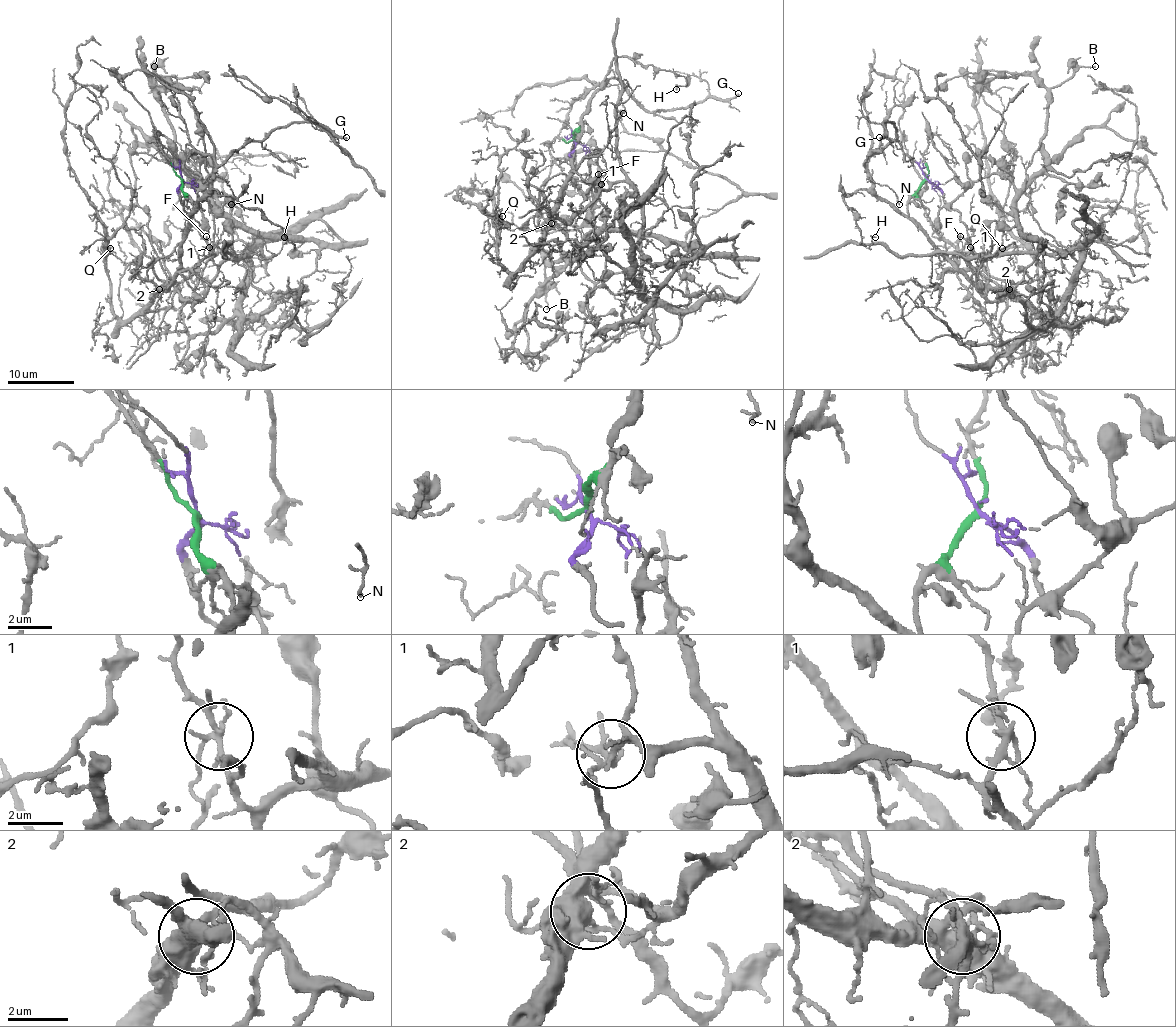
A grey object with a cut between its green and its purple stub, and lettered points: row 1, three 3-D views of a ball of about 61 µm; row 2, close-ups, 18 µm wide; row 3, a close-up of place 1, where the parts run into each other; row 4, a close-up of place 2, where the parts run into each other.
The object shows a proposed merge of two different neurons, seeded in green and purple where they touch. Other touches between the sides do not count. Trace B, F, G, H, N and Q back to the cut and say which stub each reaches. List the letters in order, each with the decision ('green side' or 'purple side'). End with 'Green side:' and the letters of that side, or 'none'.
B: purple side
F: purple side
G: green side
H: green side
N: green side
Q: green side
Green side: G, H, N, Q

